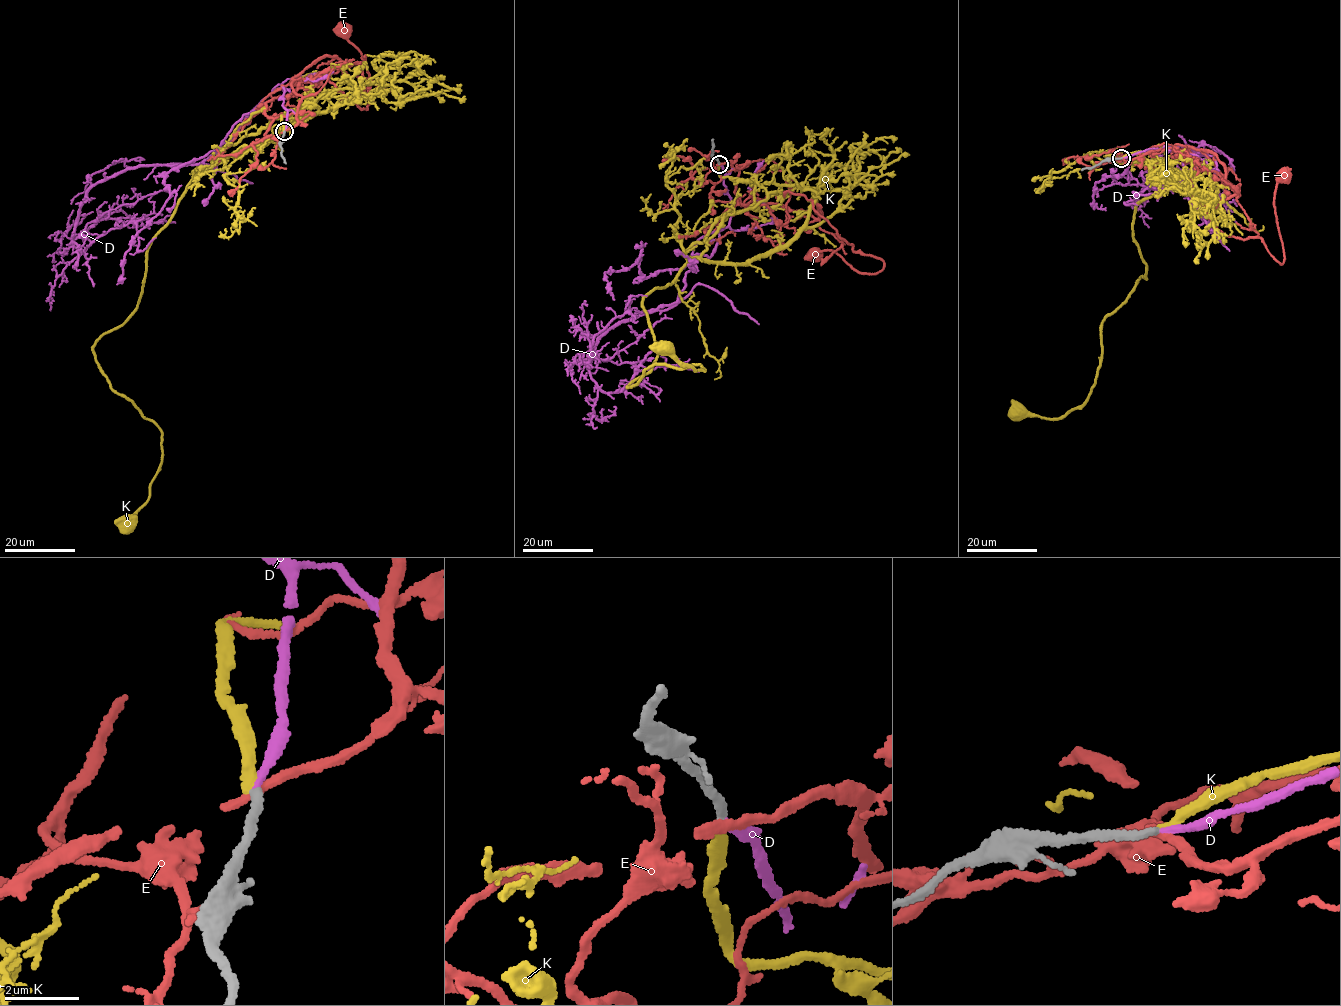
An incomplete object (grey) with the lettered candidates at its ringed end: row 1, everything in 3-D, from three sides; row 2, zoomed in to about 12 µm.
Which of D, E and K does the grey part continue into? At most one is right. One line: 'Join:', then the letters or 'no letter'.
Join: D

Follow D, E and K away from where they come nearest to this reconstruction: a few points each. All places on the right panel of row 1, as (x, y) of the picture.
D: (1121, 158), (1195, 151), (1176, 161), (1195, 179), (1185, 145), (1184, 172), (1149, 180), (1126, 202), (1137, 204)
E: (1121, 158), (1211, 152), (1236, 193), (1208, 218), (1281, 263), (1283, 175)
K: (1121, 158), (1180, 172), (1166, 166), (1167, 185), (1137, 205), (1146, 278), (1102, 323), (1084, 405), (1017, 412)

